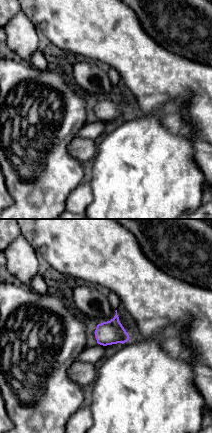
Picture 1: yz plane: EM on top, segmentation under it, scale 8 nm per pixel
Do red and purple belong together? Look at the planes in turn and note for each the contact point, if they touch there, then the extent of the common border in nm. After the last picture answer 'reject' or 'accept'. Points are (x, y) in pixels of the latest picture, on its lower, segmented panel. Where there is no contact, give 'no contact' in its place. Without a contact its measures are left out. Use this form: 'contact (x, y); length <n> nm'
no contact

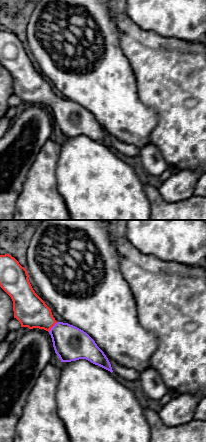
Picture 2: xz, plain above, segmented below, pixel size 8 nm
contact (52, 326); length 110 nm

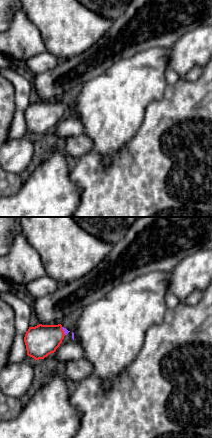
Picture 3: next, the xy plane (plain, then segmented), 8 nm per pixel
contact (63, 331); length 70 nm

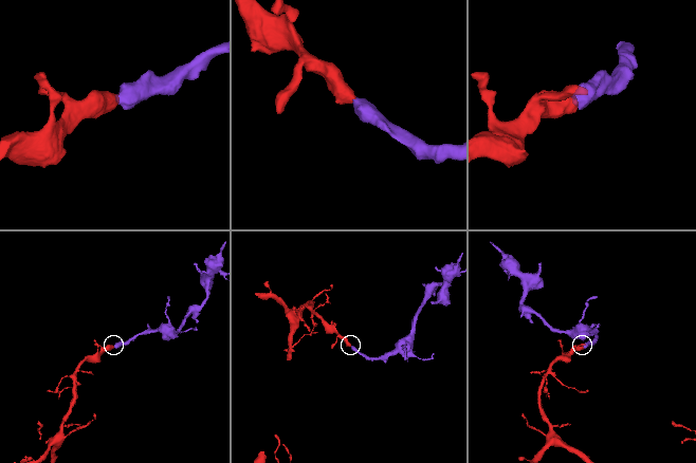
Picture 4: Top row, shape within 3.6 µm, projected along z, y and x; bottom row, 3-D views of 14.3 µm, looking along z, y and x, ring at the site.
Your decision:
accept

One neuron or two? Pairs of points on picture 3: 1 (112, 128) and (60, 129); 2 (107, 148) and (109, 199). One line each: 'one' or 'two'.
1: two
2: two

